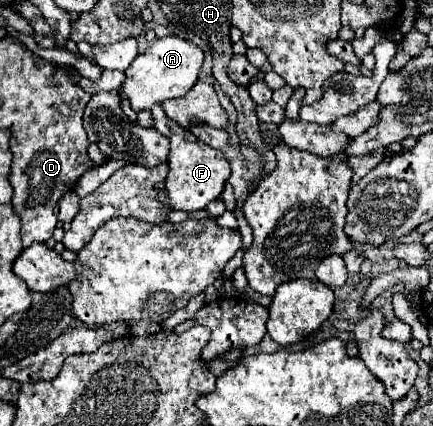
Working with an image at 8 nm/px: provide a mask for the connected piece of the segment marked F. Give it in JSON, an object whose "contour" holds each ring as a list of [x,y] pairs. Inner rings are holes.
{"contour":[[[153,105],[151,113],[153,113],[155,129],[171,141],[171,151],[169,151],[169,161],[167,161],[169,173],[165,177],[163,187],[159,189],[159,201],[173,211],[195,213],[195,211],[205,209],[213,199],[221,195],[231,175],[227,157],[219,153],[217,149],[211,149],[207,143],[199,141],[197,137],[193,137],[191,133],[183,133],[183,129],[179,129],[179,125],[175,125],[175,121],[171,121],[163,113],[161,105]]]}

